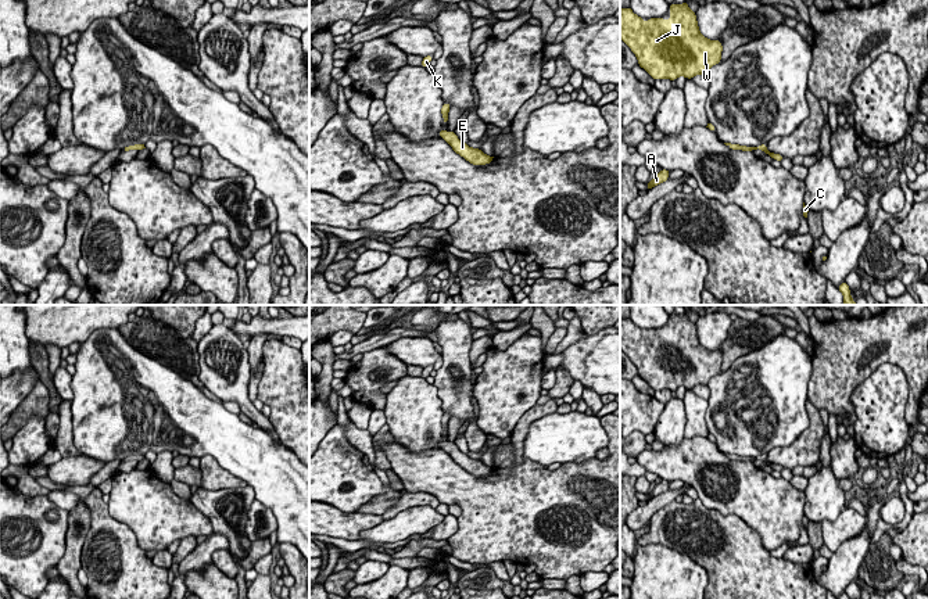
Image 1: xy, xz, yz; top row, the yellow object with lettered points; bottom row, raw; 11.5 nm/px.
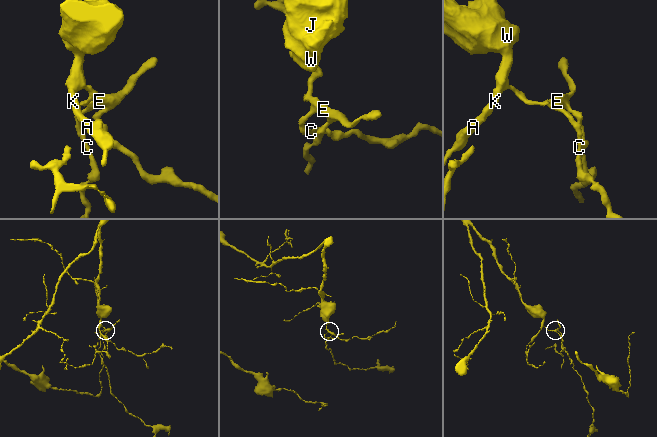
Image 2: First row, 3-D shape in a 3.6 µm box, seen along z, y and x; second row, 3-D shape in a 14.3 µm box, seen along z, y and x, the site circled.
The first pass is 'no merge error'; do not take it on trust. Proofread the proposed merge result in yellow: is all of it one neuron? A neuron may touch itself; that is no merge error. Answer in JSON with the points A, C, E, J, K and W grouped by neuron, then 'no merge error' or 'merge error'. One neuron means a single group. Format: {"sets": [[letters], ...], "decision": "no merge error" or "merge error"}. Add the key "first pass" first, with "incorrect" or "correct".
{"first pass": "correct", "sets": [["A", "C", "E", "J", "K", "W"]], "decision": "no merge error"}

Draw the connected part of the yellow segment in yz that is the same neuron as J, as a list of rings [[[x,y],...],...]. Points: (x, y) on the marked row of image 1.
[[[687,1],[671,3],[669,8],[669,21],[649,18],[646,22],[630,7],[621,8],[620,39],[653,80],[707,75],[713,65],[721,62],[721,42],[709,40],[701,33],[696,14]]]

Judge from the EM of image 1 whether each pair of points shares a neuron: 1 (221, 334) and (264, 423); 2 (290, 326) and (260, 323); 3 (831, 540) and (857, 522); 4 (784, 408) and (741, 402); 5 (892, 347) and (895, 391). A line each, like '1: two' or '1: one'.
1: one
2: one
3: one
4: one
5: two

